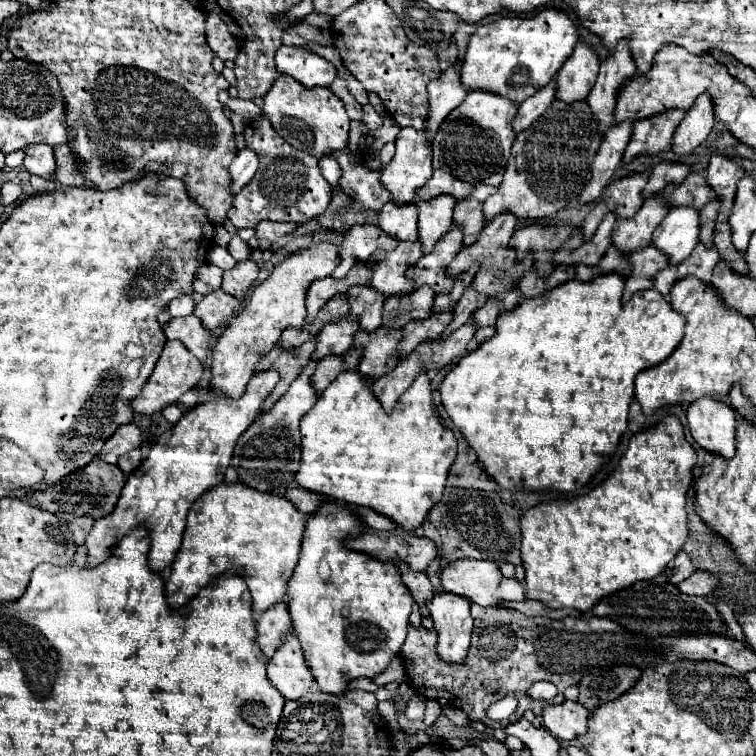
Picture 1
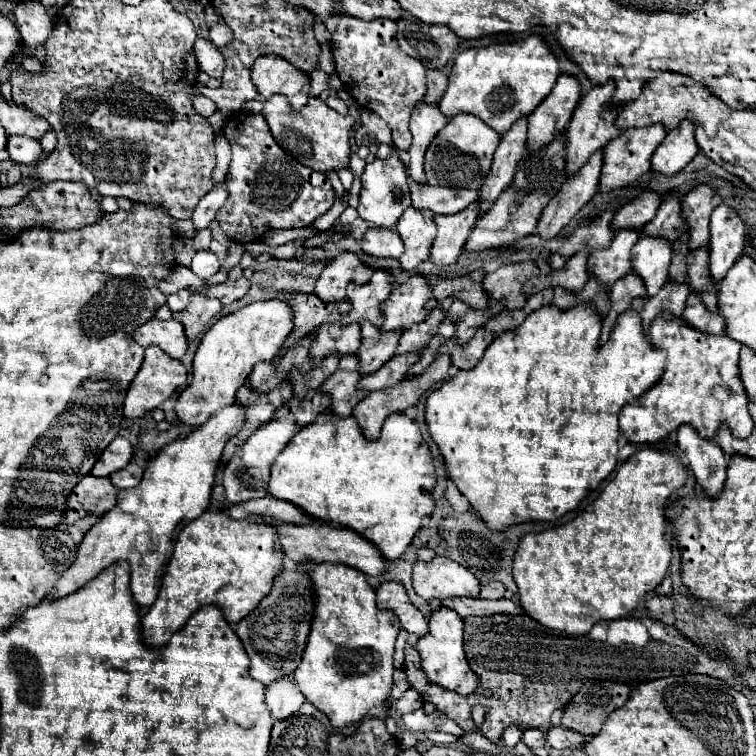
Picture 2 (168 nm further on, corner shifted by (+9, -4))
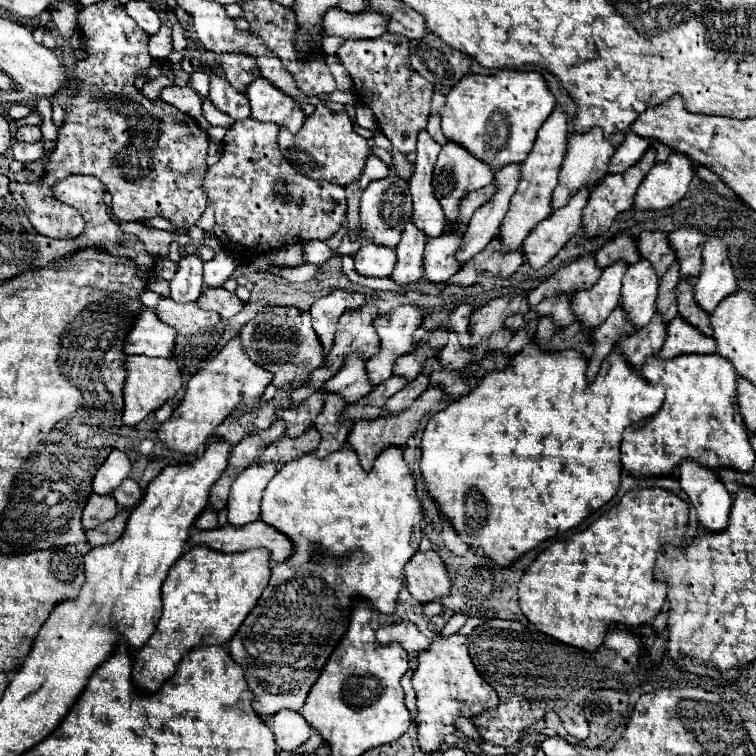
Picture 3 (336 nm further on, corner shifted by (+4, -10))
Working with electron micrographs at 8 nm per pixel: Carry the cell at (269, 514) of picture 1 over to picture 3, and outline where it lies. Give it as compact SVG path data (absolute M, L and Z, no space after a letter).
M192 546L170 568L162 586L164 610L156 632L134 654L132 680L144 692L154 692L168 680L186 650L200 644L224 644L240 628L242 620L252 612L260 594L270 580L270 552L254 548L246 552L224 554L208 546Z

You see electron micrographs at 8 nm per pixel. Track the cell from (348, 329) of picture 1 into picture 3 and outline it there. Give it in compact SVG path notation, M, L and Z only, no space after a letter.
M316 390L312 396L308 396L296 408L280 408L276 412L276 418L282 418L286 422L286 434L288 436L302 434L316 420L318 412L322 410L324 398L326 398L326 392L324 390Z

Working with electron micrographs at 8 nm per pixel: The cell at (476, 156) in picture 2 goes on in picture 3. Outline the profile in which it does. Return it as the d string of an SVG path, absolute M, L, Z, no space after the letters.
M448 142L448 144L442 146L440 156L438 156L438 162L436 162L436 168L434 168L432 186L434 186L434 194L436 194L438 202L444 208L446 218L452 224L456 224L456 220L458 220L458 216L454 216L454 208L458 206L458 200L462 196L466 196L468 192L472 192L472 190L478 190L478 188L488 186L492 180L494 180L494 170L484 160L476 158L472 152L466 152L464 146L454 144L454 142Z

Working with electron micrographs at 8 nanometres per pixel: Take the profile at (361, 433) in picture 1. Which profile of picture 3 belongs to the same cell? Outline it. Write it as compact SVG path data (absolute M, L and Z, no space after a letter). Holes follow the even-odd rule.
M346 446L330 452L326 458L316 458L314 452L308 452L298 460L286 462L264 490L260 518L270 526L280 528L280 532L294 542L296 552L284 564L272 566L270 584L230 640L228 650L232 658L242 664L246 680L256 694L256 712L260 712L262 718L268 718L282 708L302 708L310 686L318 678L318 672L348 628L348 612L354 598L362 596L384 614L394 612L398 592L404 584L404 566L418 552L424 510L416 492L416 478L408 468L400 446L386 446L386 450L378 454L370 472L360 466L356 450ZM314 544L318 546L314 550L324 554L330 552L330 556L342 560L334 564L306 562L306 556L314 552L308 546Z

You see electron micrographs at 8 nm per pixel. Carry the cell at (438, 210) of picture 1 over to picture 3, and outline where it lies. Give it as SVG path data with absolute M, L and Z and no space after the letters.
M406 222L402 240L396 246L398 262L392 272L392 280L400 286L414 284L424 276L424 248L426 248L426 234L414 226L414 222Z

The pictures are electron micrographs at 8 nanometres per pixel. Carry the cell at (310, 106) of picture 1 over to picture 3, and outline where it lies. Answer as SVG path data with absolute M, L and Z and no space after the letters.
M318 104L314 114L310 114L302 126L302 130L298 134L292 134L288 128L280 128L280 134L278 134L278 144L280 144L280 152L284 154L284 158L294 166L298 168L298 172L302 172L302 176L306 178L312 178L312 180L326 180L326 182L334 182L334 184L340 184L340 186L348 186L352 184L354 180L358 180L358 176L362 174L362 168L364 168L364 162L366 158L372 154L372 148L368 146L368 140L364 136L360 136L356 130L354 130L354 124L352 120L348 118L346 112L332 112L328 106L324 104Z

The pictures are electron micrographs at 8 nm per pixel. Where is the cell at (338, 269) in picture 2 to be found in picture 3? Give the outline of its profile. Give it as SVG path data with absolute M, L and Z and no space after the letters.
M334 288L330 294L318 298L312 308L312 324L314 330L318 334L318 338L322 340L322 346L326 348L326 352L332 348L334 344L334 336L336 336L336 324L340 320L340 316L346 310L352 308L360 308L366 304L366 296L360 292L350 292L350 290L342 290L342 288Z

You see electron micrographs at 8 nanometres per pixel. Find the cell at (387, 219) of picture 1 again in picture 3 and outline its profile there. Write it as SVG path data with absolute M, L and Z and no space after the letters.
M374 242L364 244L356 254L354 254L356 270L364 276L390 276L394 270L394 264L398 262L396 250L390 246L380 246Z

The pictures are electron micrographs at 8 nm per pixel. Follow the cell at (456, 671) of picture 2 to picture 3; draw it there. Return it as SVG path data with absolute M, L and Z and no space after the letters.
M452 634L452 636L434 636L434 642L426 652L418 656L418 668L412 676L412 686L416 690L416 704L418 704L418 740L424 752L434 752L440 748L448 734L454 734L454 722L458 716L474 716L498 704L496 690L482 680L476 672L468 648L466 636Z

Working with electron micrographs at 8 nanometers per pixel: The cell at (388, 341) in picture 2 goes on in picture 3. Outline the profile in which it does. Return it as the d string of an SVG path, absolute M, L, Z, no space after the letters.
M350 354L344 360L342 370L336 376L332 376L322 388L326 392L338 392L346 402L356 402L362 396L366 396L374 388L374 384L370 384L366 360L358 354Z

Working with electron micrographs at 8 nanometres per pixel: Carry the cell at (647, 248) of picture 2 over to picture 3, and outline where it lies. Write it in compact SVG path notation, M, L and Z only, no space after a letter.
M640 258L636 264L628 268L622 280L620 306L624 306L636 328L652 320L656 312L658 288L660 288L660 276L656 274L650 260Z

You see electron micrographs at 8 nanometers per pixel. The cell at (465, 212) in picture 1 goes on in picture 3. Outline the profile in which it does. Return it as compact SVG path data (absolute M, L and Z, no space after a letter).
M454 226L444 228L440 236L428 240L424 276L430 282L448 282L448 278L460 270L460 262L454 256L460 248L460 240L462 232Z

